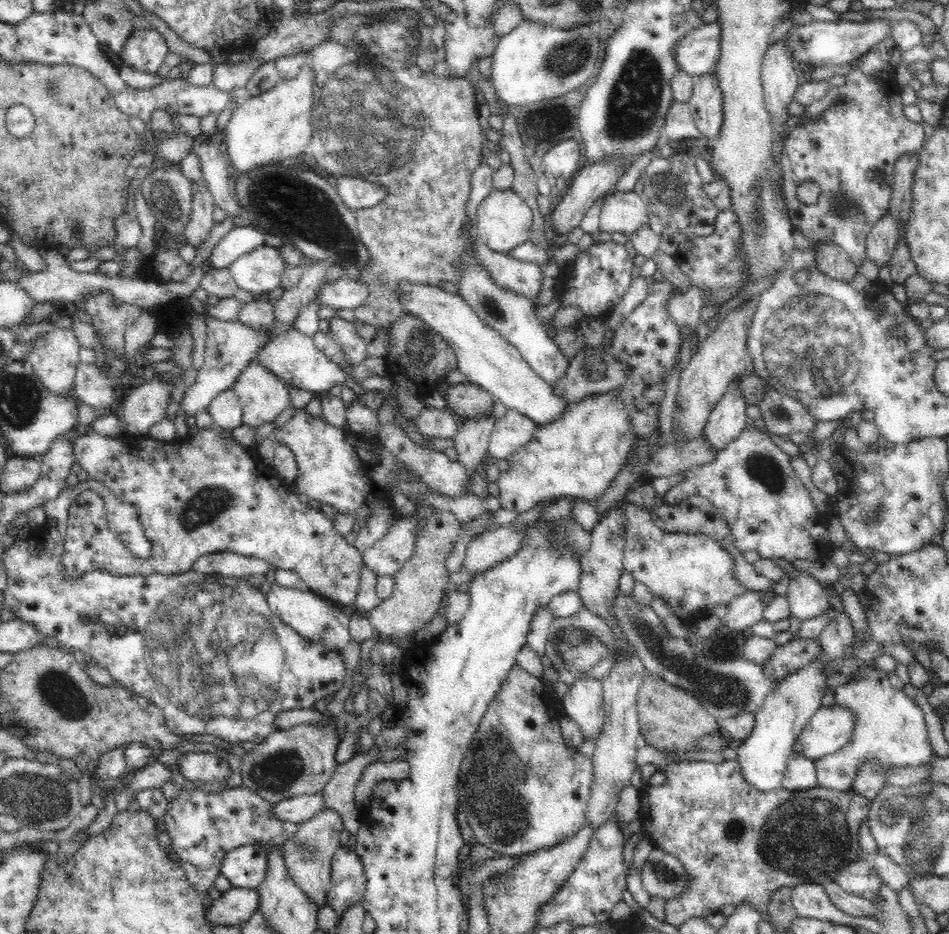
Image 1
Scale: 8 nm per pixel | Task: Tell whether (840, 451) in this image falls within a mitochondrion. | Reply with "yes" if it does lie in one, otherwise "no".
no

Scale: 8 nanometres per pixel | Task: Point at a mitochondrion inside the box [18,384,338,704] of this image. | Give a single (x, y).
(211, 502)

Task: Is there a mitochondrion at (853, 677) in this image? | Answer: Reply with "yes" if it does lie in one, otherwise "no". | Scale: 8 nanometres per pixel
no

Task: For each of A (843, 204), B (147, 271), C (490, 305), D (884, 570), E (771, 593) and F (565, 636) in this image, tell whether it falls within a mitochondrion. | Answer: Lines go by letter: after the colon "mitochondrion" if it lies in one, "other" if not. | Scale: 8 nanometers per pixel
A: mitochondrion
B: other
C: mitochondrion
D: other
E: other
F: mitochondrion

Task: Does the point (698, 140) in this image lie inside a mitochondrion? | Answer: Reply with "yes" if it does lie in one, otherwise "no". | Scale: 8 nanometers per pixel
no

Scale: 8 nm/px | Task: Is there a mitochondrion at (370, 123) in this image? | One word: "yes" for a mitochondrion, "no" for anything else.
yes

